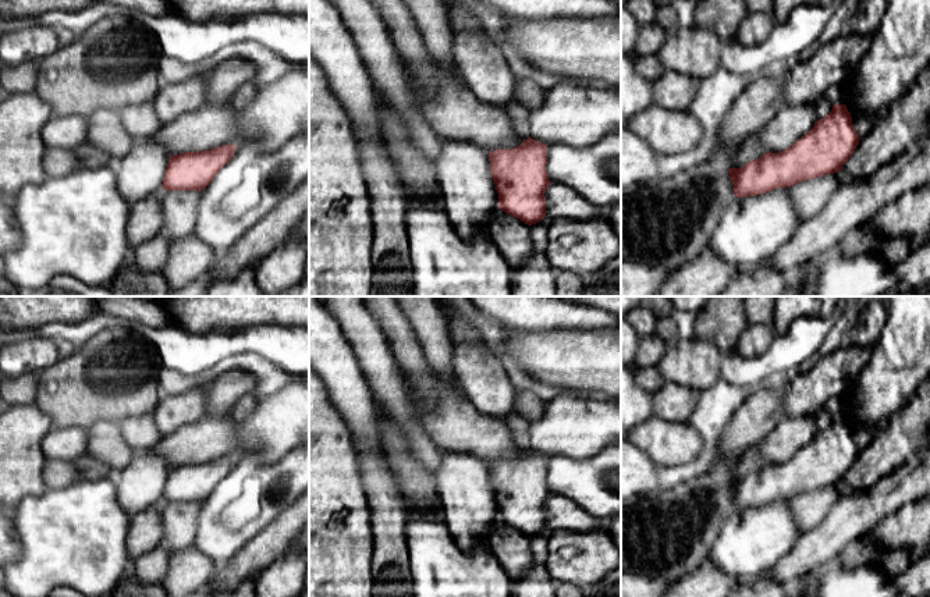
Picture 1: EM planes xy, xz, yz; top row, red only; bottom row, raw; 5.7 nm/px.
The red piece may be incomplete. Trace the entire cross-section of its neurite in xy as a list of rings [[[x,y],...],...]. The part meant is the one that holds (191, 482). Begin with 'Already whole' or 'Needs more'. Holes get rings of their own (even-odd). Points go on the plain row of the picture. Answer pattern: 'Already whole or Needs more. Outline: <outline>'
Already whole. Outline: [[[223,456],[210,462],[173,466],[164,486],[163,501],[202,504],[231,472],[235,461],[237,456]]]

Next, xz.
Already whole. Outline: [[[528,448],[514,461],[489,465],[498,520],[528,537],[546,529],[547,456]]]

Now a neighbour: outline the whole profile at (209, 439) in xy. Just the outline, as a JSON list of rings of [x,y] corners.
[[[205,416],[163,437],[150,451],[171,466],[237,456],[241,451],[238,427],[239,424],[234,423],[230,416]]]

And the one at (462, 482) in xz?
[[[440,452],[434,481],[444,522],[458,547],[469,554],[498,520],[489,465],[469,454]]]

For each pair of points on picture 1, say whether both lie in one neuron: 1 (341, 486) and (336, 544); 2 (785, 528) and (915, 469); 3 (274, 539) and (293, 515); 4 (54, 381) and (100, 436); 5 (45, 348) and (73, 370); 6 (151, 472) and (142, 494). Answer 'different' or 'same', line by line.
1: same
2: different
3: same
4: different
5: different
6: same

